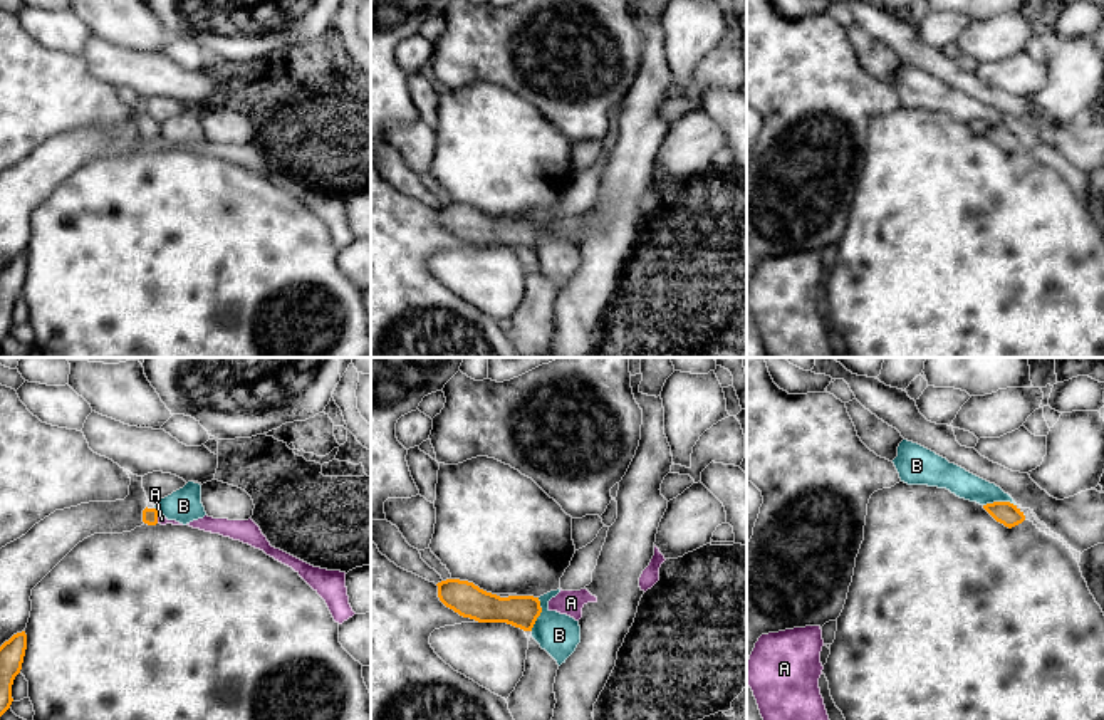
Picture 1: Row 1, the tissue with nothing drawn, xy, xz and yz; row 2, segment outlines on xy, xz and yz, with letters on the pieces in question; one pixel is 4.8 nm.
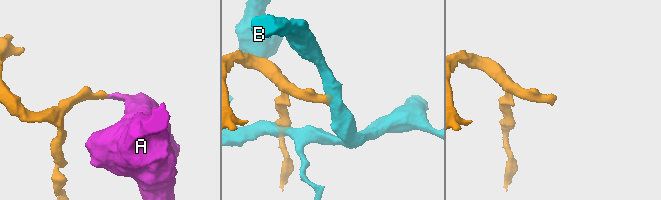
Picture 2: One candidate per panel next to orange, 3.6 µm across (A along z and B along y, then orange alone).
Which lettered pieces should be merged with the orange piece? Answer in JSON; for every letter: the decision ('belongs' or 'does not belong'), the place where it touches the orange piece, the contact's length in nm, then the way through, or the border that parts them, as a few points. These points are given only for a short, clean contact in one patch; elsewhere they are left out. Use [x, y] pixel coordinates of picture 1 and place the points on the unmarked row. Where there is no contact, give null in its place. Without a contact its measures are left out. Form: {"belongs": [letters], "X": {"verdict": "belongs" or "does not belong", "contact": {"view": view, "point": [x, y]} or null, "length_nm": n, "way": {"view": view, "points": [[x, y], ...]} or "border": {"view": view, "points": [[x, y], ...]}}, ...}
{"belongs": ["A"], "A": {"verdict": "belongs", "contact": {"view": "xy", "point": [156, 143]}, "length_nm": 50, "way": {"view": "xy", "points": [[150, 140], [156, 143], [161, 143]]}}, "B": {"verdict": "does not belong", "contact": {"view": "xz", "point": [539, 239]}, "length_nm": 170}}

